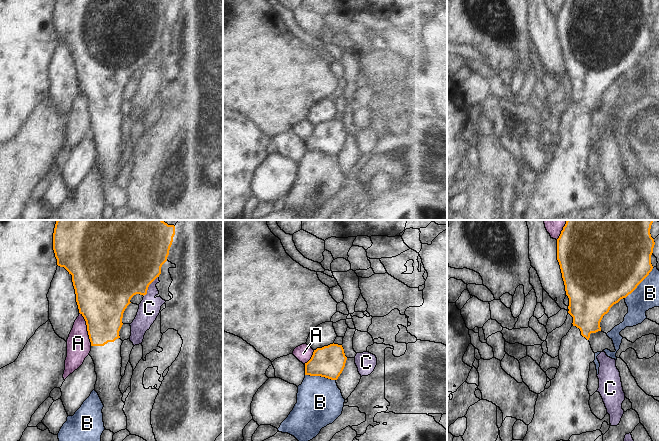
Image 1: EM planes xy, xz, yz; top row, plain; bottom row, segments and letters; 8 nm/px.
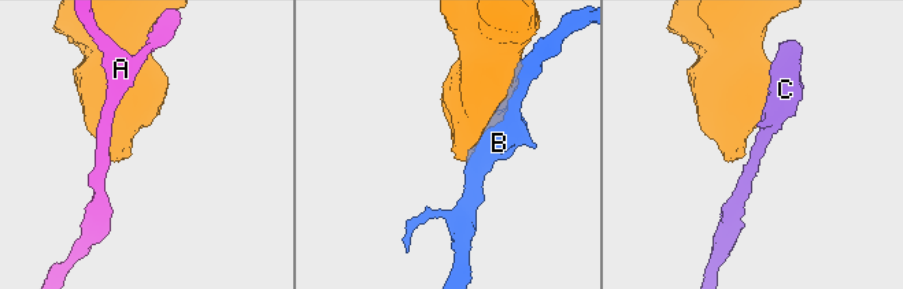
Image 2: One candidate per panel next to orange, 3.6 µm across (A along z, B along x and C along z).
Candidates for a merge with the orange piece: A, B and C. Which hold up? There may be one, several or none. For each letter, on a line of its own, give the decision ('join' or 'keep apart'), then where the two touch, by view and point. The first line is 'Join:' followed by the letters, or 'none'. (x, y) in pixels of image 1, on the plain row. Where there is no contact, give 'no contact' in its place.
Join: none
A: keep apart; meets orange in xy at (87, 105)
B: keep apart; meets orange in yz at (639, 59)
C: keep apart; meets orange in xy at (148, 62)

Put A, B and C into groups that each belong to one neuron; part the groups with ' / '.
A / B / C

